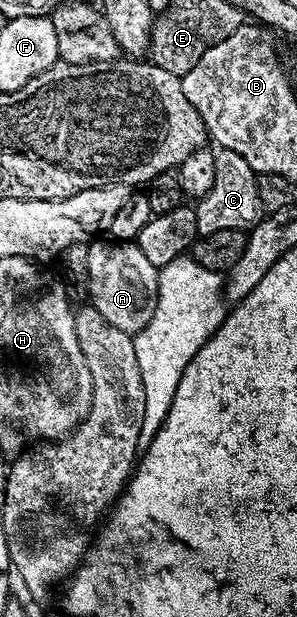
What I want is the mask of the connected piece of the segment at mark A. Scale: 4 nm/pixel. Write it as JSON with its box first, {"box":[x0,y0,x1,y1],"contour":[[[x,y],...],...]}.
{"box":[88,238,158,334],"contour":[[[111,238],[99,240],[89,247],[88,296],[91,307],[96,308],[110,326],[118,326],[118,330],[129,334],[141,332],[146,322],[154,318],[158,270],[134,242],[117,242]]]}

